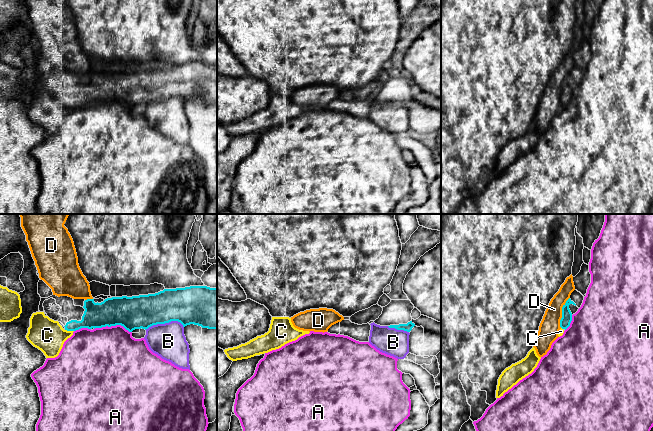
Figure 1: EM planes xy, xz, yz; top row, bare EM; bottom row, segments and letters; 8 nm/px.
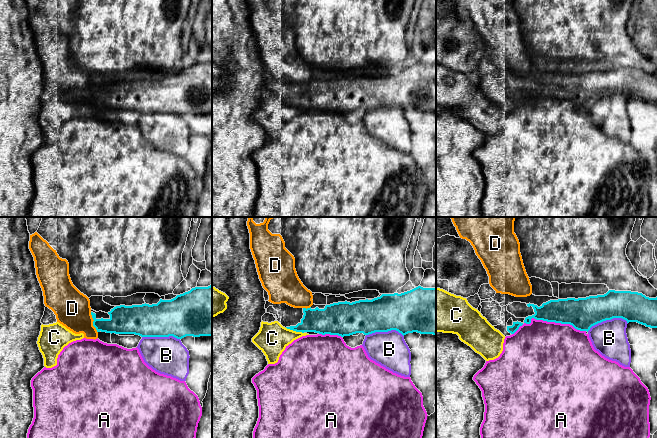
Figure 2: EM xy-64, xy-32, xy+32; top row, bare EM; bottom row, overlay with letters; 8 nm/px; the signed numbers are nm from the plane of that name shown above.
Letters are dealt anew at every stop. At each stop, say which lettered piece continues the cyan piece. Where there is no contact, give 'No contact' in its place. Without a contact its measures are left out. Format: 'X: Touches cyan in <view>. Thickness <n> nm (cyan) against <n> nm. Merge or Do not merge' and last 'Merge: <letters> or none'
A: Touches cyan in xy. Thickness 260 nm (cyan) against 480 nm. Do not merge
B: Touches cyan in xy. Thickness 300 nm (cyan) against 280 nm. Do not merge
C: Touches cyan in xy. Thickness 200 nm (cyan) against 260 nm. Do not merge
D: Touches cyan in yz. Thickness 90 nm (cyan) against 160 nm. Do not merge
Merge: none

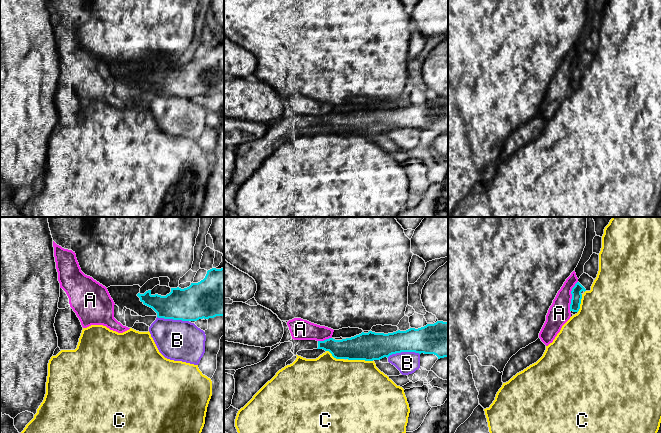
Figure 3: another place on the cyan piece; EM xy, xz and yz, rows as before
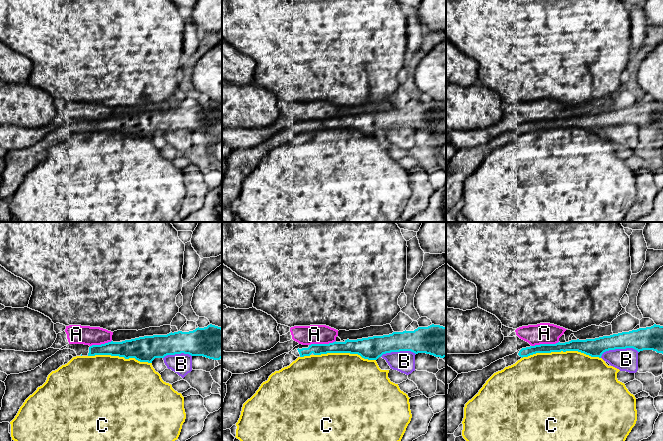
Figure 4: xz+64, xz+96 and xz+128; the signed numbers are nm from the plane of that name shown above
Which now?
A: Touches cyan in yz. Thickness 80 nm (cyan) against 180 nm. Do not merge
B: Touches cyan in xz. Thickness 240 nm (cyan) against 180 nm. Do not merge
C: Touches cyan in xz. Thickness 220 nm (cyan) against 480 nm. Do not merge
Merge: none

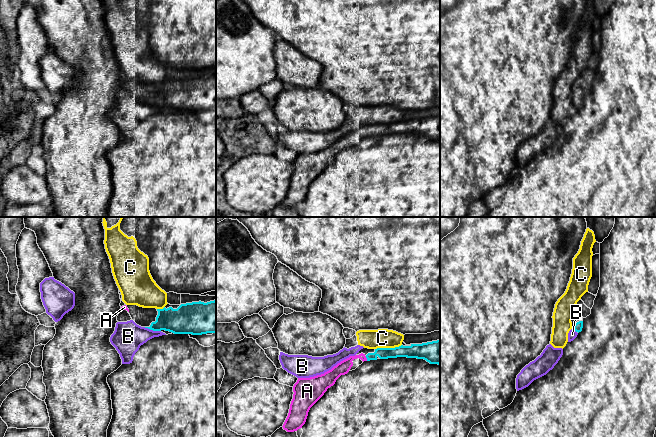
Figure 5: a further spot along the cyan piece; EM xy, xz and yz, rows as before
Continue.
A: Touches cyan in xz. Thickness 100 nm (cyan) against 110 nm. Merge
B: Touches cyan in xy. Thickness 200 nm (cyan) against 240 nm. Do not merge
C: Touches cyan in xz. Thickness 120 nm (cyan) against 160 nm. Do not merge
Merge: A

